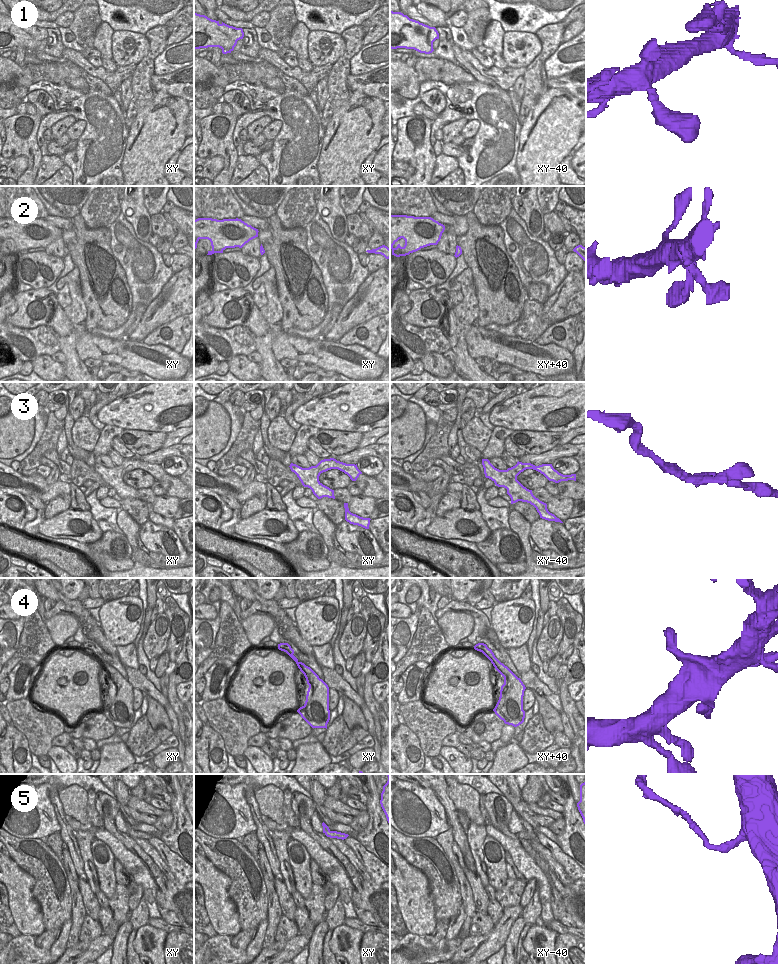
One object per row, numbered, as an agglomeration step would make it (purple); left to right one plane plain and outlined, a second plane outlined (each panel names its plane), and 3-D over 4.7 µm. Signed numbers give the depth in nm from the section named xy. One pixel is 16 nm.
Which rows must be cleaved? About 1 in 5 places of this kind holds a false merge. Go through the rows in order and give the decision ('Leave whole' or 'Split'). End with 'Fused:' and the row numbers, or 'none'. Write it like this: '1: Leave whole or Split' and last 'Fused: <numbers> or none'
1: Leave whole
2: Leave whole
3: Leave whole
4: Leave whole
5: Split
Fused: 5

